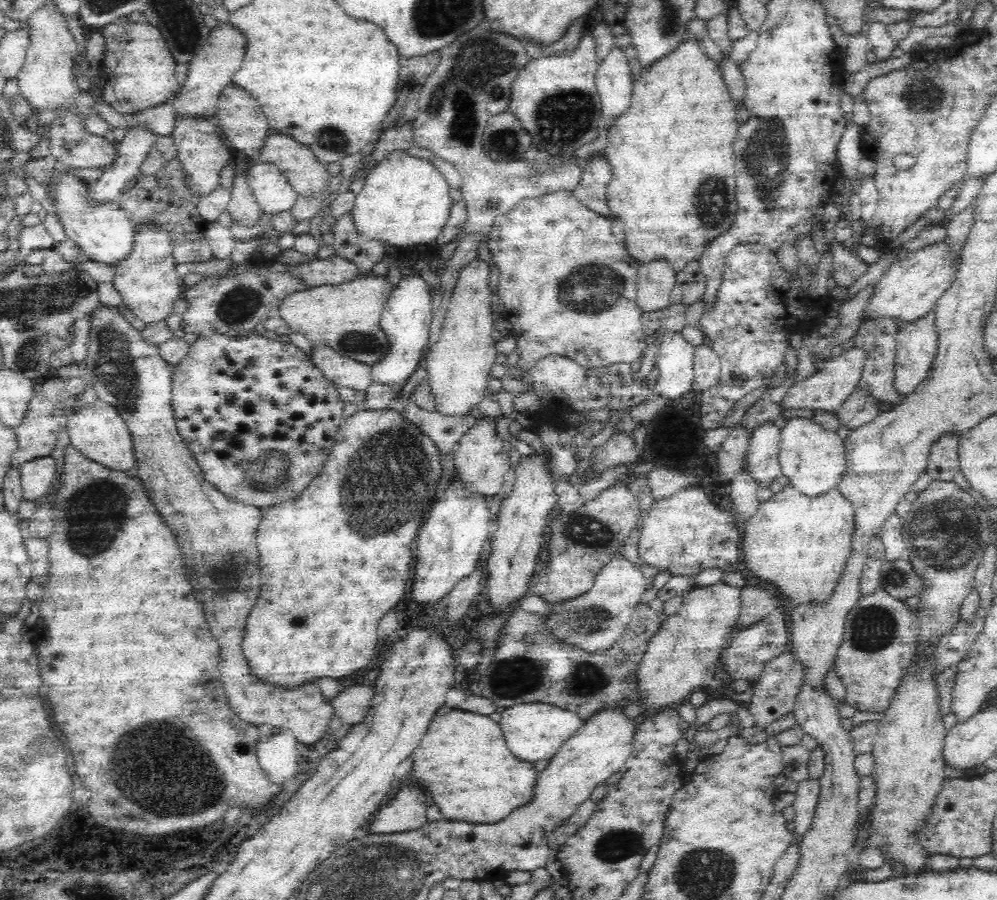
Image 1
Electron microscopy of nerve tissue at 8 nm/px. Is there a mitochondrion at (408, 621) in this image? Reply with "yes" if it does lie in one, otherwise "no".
no

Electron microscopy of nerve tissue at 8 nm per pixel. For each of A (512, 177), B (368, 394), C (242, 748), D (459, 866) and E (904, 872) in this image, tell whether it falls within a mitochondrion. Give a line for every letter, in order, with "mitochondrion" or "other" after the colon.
A: mitochondrion
B: other
C: other
D: other
E: other

